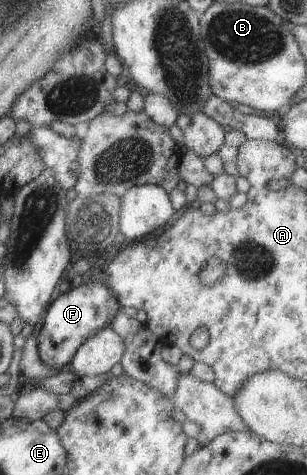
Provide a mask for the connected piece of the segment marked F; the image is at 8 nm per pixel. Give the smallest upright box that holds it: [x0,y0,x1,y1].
[36,279,120,370]

